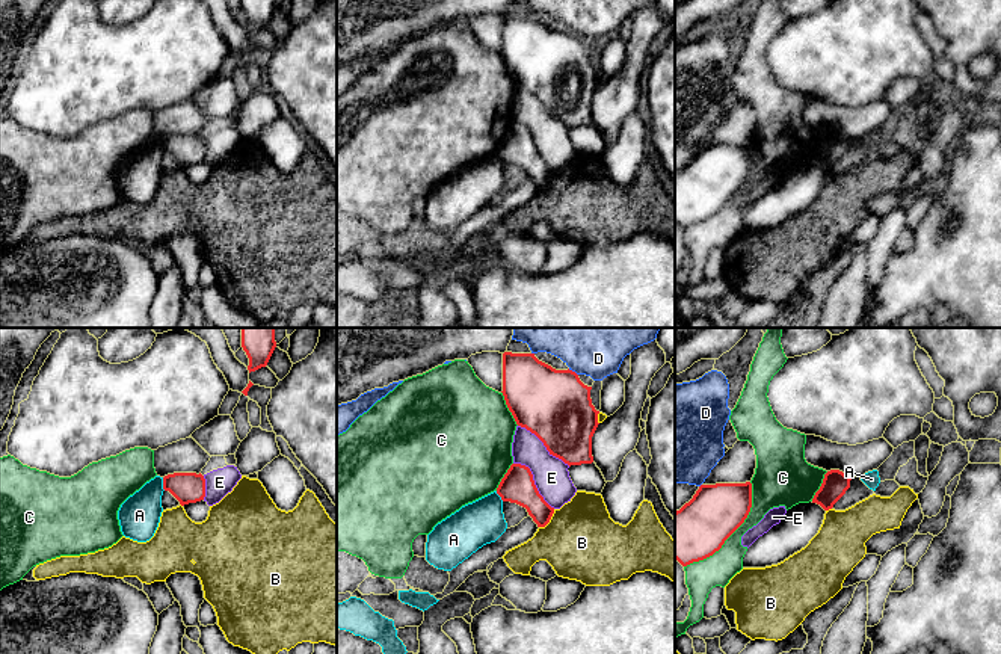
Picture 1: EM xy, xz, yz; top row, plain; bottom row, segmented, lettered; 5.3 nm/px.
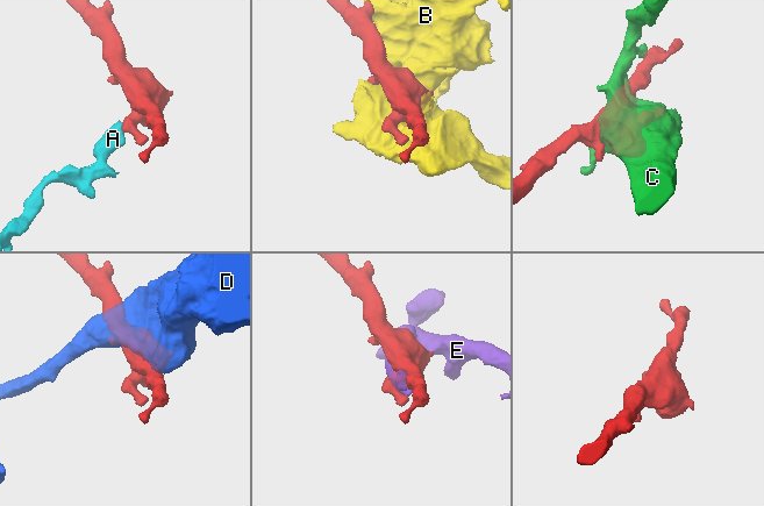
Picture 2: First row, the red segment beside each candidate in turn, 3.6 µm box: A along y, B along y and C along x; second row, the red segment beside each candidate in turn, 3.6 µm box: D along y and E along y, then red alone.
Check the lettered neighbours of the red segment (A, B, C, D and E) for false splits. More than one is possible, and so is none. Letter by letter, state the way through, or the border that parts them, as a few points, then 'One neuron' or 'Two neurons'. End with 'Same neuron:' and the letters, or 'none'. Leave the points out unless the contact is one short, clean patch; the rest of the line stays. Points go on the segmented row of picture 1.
A: Boundary: xy (162, 478), (165, 490). Two neurons
B: Two neurons
C: Two neurons
D: Two neurons
E: Two neurons
Same neuron: none

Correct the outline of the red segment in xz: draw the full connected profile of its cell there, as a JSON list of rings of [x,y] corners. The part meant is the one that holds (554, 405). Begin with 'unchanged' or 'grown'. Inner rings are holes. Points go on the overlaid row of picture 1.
unchanged | [[[503,353],[503,396],[518,426],[534,433],[550,455],[565,464],[592,464],[592,437],[598,414],[590,399],[592,387],[584,385],[572,370],[556,370],[534,353]]]

